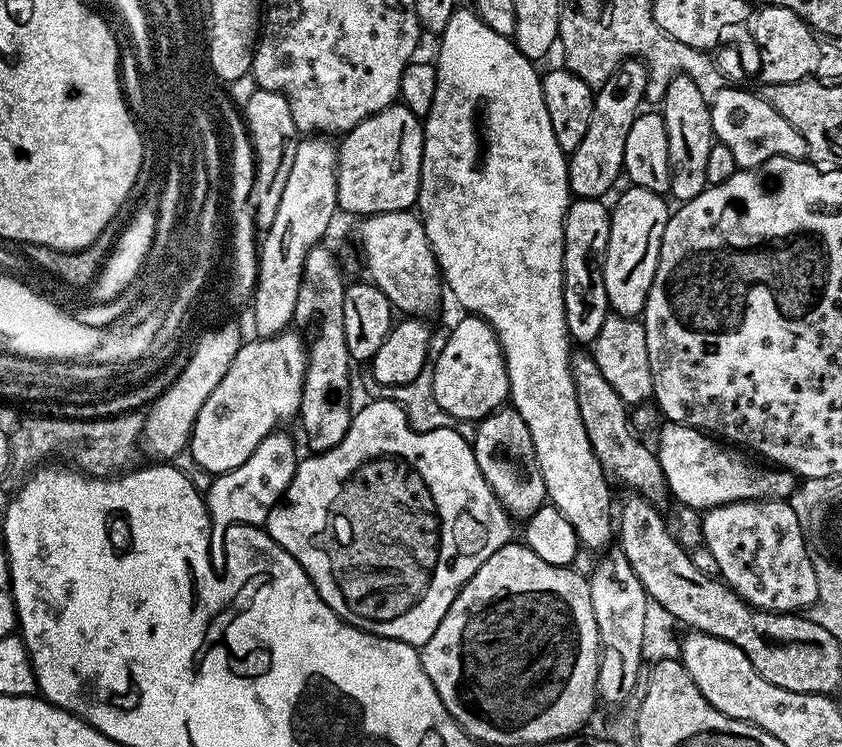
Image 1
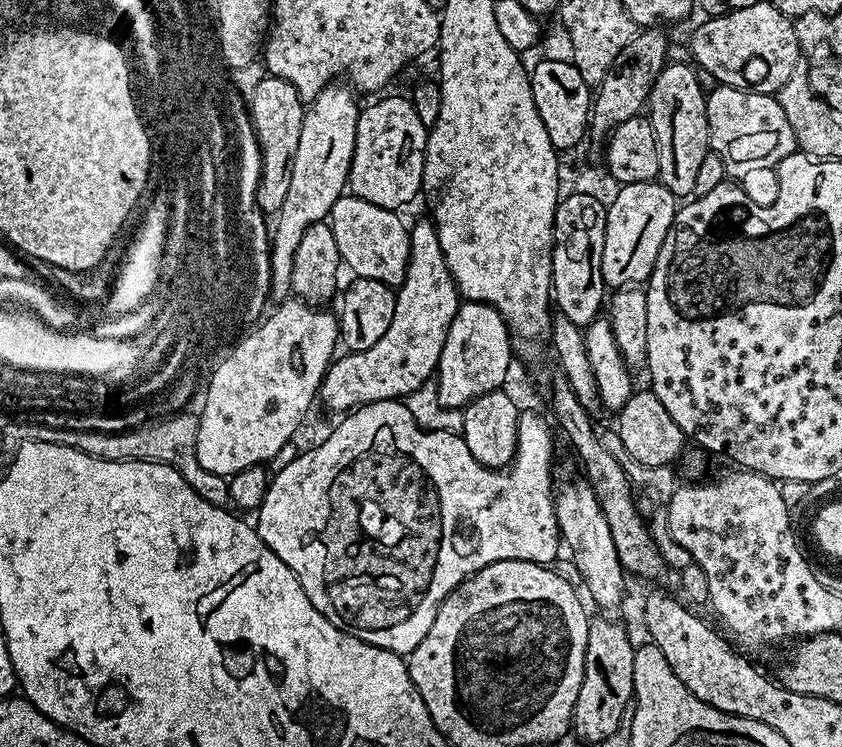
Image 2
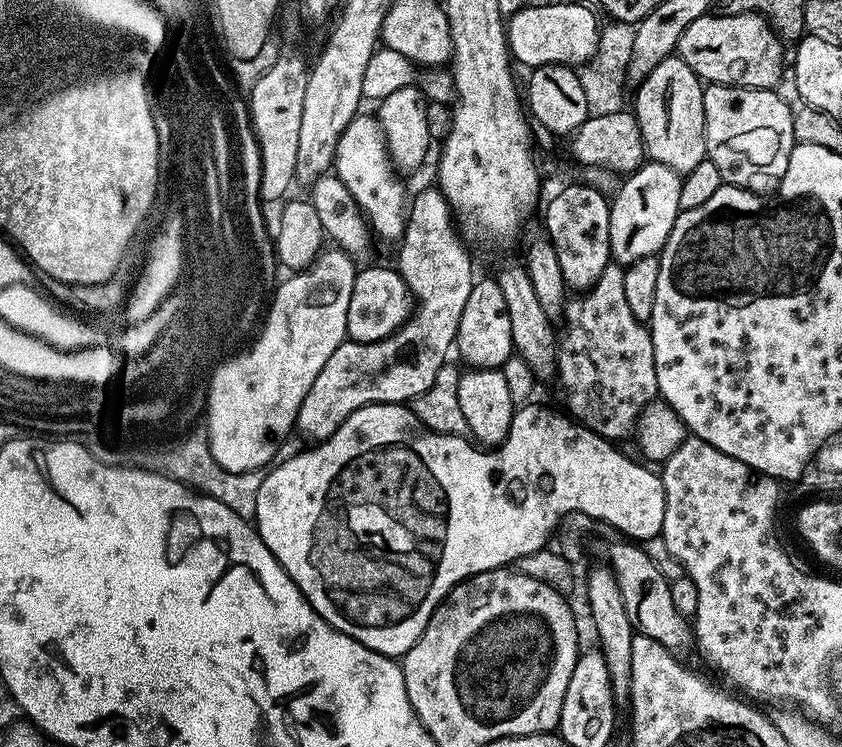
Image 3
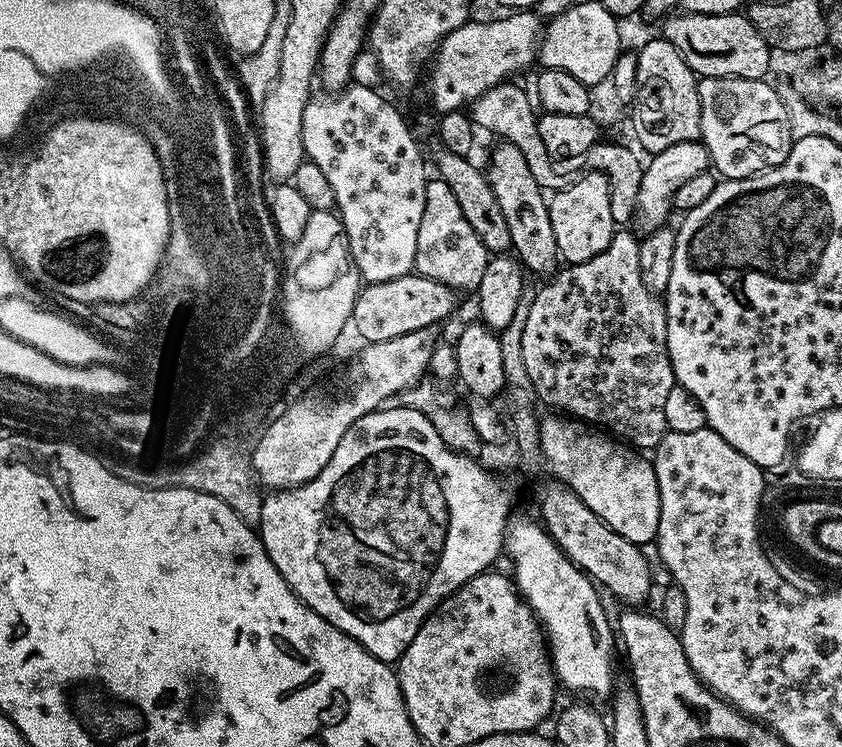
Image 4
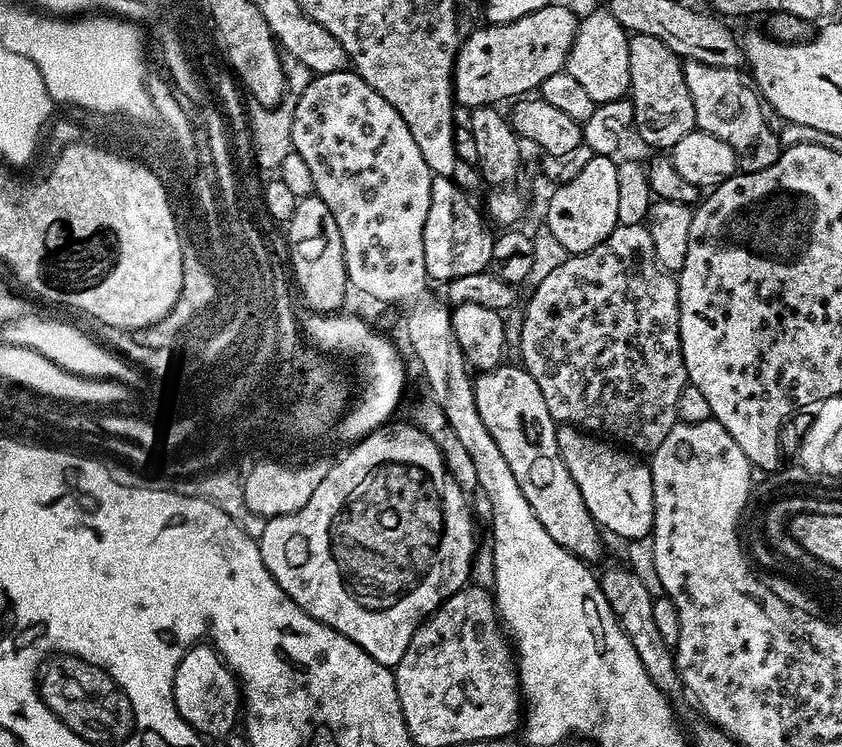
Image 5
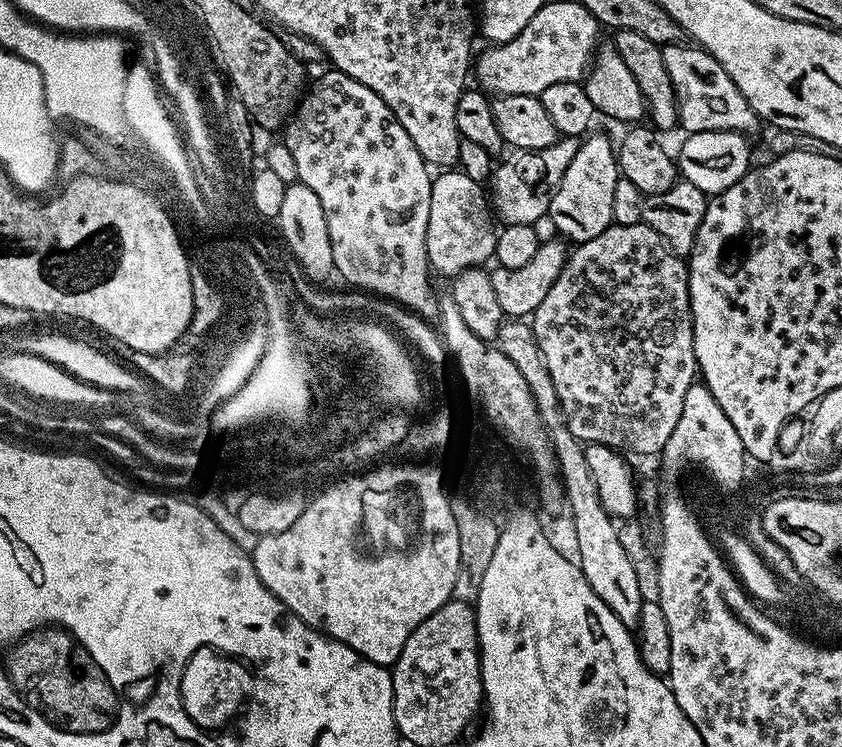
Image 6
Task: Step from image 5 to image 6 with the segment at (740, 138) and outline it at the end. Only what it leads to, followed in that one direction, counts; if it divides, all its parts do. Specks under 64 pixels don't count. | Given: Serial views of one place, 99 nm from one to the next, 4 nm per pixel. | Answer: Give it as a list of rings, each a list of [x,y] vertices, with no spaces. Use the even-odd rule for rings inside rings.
[[[688,42],[665,44],[662,47],[662,62],[670,73],[676,99],[676,119],[685,133],[693,132],[743,132],[752,134],[758,125],[755,110],[742,96],[742,90],[734,84],[734,78],[722,70],[710,53]]]

